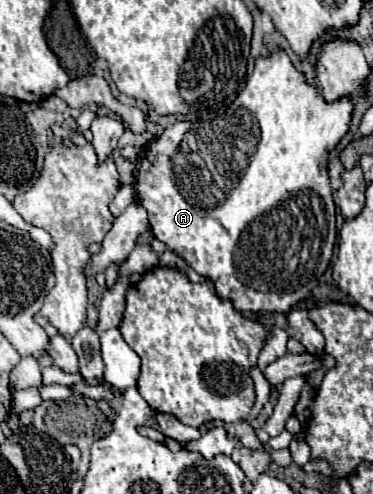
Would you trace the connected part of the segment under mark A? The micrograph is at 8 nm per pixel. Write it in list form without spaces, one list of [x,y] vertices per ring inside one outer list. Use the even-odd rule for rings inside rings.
[[[277,50],[265,58],[257,58],[253,74],[249,76],[245,88],[237,94],[233,104],[227,108],[223,118],[217,118],[211,122],[207,120],[175,122],[141,152],[141,158],[137,164],[137,176],[135,176],[137,200],[143,204],[143,208],[149,214],[149,226],[153,236],[165,242],[167,248],[173,250],[177,256],[183,256],[197,274],[211,280],[215,286],[215,294],[223,300],[229,300],[237,312],[287,314],[293,308],[293,304],[303,302],[311,294],[311,290],[319,284],[319,278],[323,276],[323,272],[327,270],[331,262],[337,230],[335,230],[335,204],[333,204],[329,174],[327,174],[327,156],[339,144],[339,140],[347,134],[351,112],[353,112],[351,98],[341,98],[331,104],[323,102],[319,90],[305,82],[305,76],[295,70],[295,66],[291,64],[289,56],[283,50]]]

